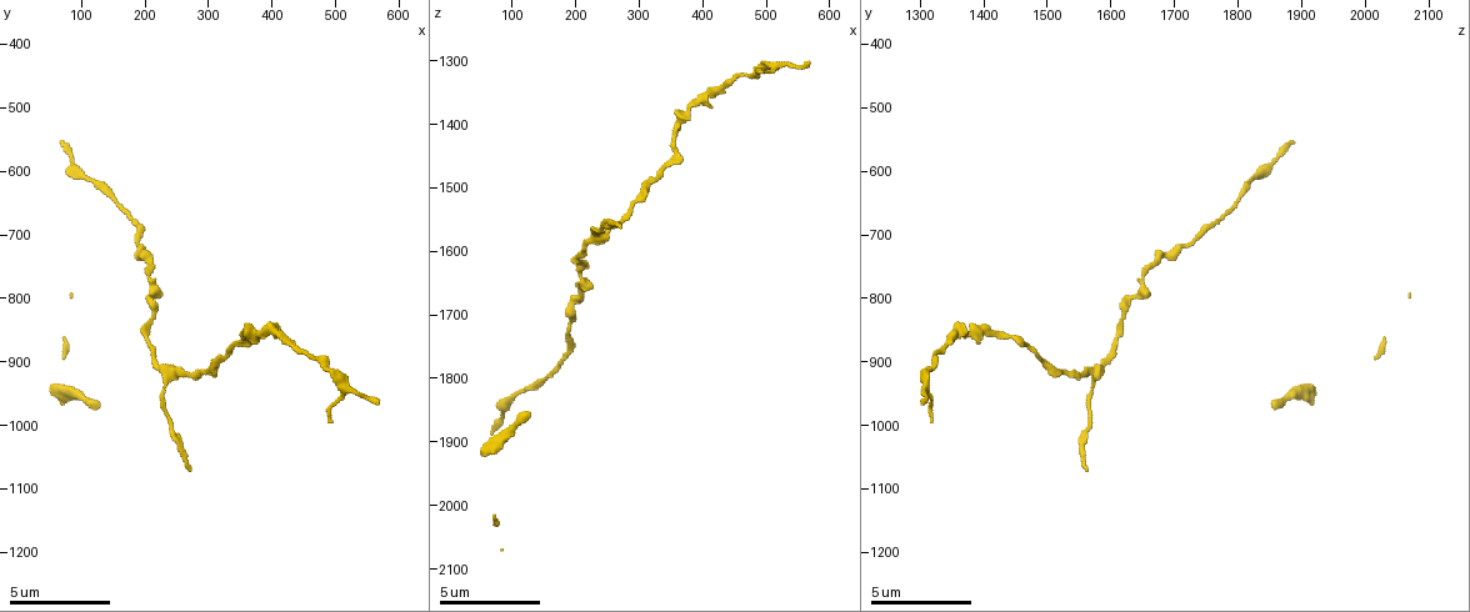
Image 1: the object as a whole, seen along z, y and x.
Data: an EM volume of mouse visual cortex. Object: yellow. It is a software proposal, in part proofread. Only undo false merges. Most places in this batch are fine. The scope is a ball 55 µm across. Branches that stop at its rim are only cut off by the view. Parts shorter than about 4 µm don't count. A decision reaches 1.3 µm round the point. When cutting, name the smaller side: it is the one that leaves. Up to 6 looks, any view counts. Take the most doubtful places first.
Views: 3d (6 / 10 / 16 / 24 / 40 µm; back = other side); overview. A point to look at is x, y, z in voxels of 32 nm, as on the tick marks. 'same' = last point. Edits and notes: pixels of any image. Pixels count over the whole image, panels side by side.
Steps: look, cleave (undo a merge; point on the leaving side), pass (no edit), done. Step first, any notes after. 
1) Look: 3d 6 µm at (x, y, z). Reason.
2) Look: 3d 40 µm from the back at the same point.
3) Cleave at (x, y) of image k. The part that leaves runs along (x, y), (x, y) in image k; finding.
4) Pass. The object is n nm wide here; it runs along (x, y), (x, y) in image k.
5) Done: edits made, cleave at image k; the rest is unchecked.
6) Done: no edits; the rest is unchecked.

Look: 3d 10 µm at (240, 925, 1580).

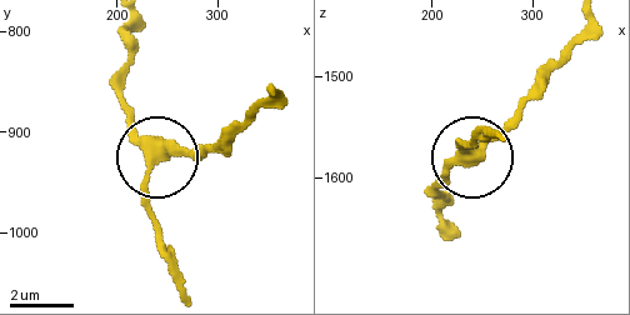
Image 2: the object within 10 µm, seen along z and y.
Pass. 3 arms meet here; it runs along (441, 223), (441, 183), (471, 161), (458, 145), (466, 145) in image 2; all the same neuron.

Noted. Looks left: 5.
Look: 3d 16 µm at (210, 790, 1645).

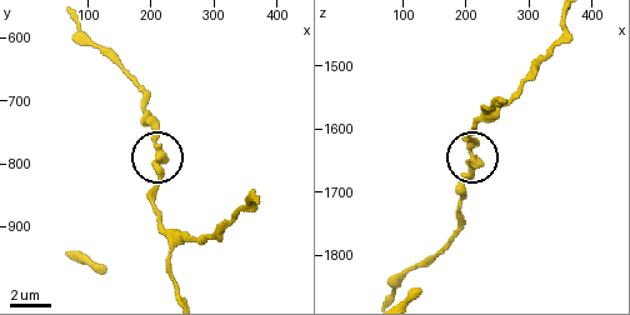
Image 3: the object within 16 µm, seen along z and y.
Look: 3d 16 µm from the back at the same point.

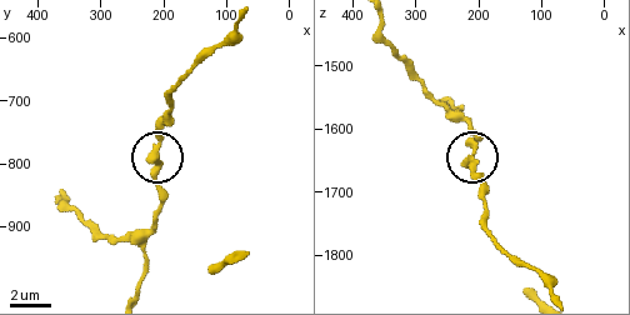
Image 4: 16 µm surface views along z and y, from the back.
Pass. One neuron here.

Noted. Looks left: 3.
Look: 3d 10 µm at (505, 930, 1305). Side arm on a straight run.

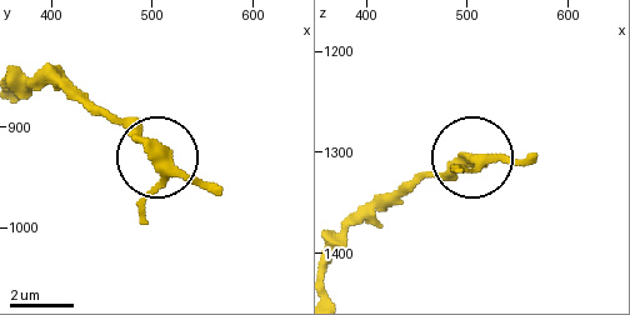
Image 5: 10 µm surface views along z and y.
Look: 3d 6 µm at (512, 930, 1306).

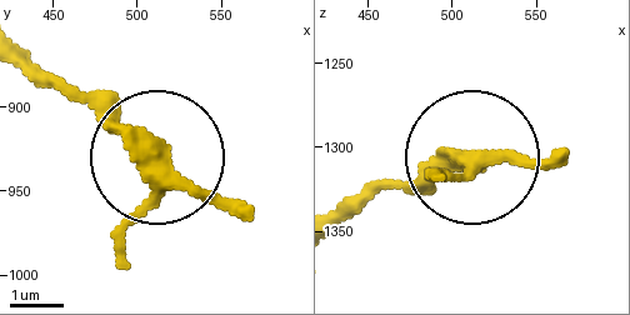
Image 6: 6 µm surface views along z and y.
Pass. The object is 300 nm wide here; all the same neuron.

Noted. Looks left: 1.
Done: no edits; the rest is unchecked.

